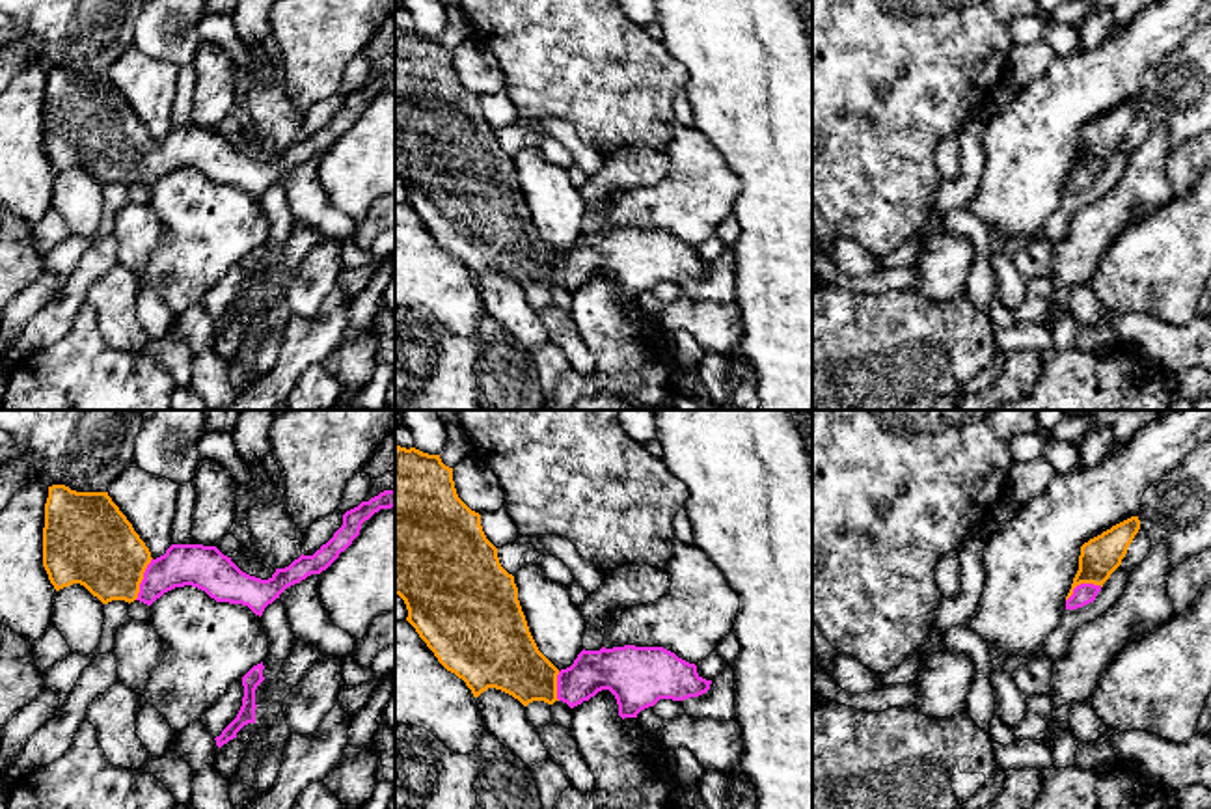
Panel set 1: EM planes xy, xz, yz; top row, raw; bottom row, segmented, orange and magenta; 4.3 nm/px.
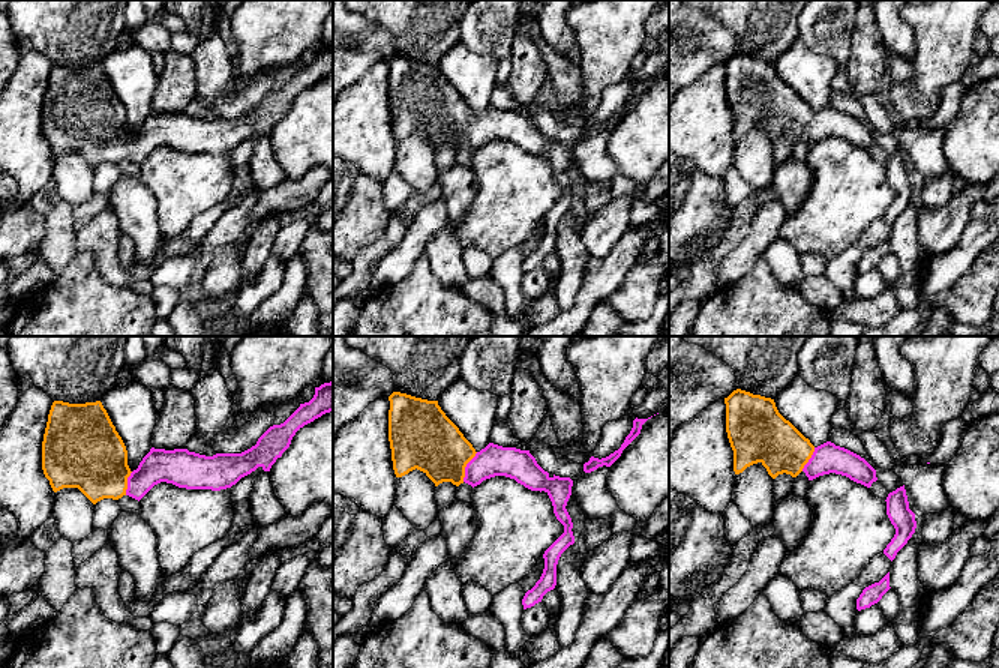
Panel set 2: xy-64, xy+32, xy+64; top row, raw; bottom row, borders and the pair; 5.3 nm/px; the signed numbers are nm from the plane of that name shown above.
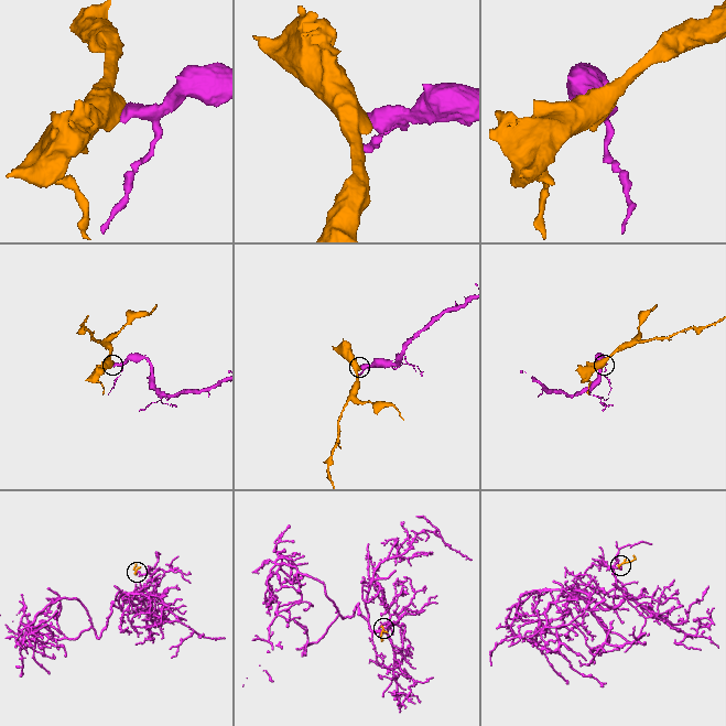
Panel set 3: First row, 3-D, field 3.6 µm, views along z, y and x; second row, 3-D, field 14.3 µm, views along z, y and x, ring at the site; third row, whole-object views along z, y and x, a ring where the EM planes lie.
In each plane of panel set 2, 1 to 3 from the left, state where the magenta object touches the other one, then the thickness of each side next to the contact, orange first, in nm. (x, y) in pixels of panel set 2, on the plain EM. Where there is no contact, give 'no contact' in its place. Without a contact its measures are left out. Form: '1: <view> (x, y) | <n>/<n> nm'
1: xy-64 (126, 147) | 380/180 nm
2: xy+32 (465, 129) | 320/170 nm
3: xy+64 (809, 122) | 280/160 nm

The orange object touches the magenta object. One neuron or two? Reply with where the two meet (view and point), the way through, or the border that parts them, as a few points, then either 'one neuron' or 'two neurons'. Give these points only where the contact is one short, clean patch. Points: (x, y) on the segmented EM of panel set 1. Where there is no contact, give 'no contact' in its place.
xy (142, 578) | across xy (95, 545), (116, 565), (142, 578), (196, 565) | one neuron

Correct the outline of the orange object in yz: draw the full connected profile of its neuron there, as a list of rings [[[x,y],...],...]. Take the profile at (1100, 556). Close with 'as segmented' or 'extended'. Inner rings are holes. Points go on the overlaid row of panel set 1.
[[[1131,516],[1081,546],[1079,570],[1066,596],[1066,610],[1077,610],[1095,600],[1103,583],[1122,565],[1138,529],[1138,516]]]; extended

